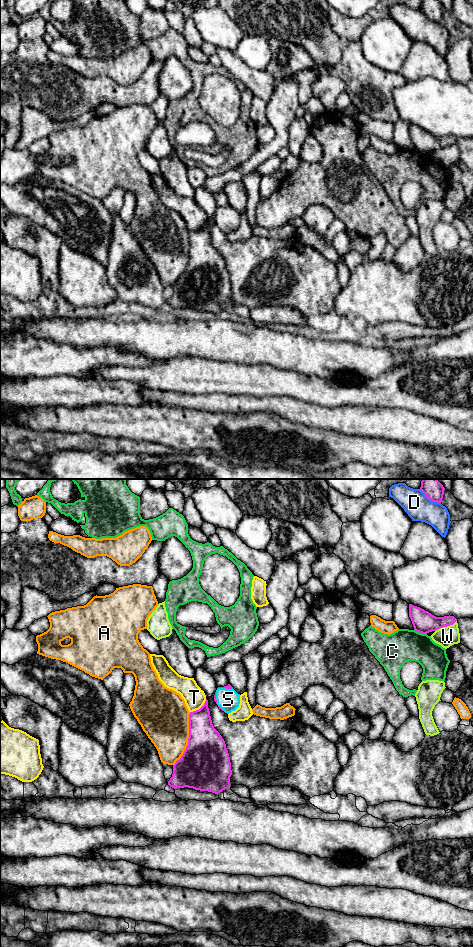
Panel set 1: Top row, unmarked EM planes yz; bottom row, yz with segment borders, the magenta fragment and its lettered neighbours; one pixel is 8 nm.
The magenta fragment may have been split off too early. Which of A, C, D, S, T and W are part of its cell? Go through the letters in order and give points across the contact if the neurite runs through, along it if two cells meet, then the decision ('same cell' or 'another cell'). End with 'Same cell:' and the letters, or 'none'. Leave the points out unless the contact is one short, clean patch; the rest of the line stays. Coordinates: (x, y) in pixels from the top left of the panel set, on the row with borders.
A: another cell
C: another cell
D: another cell
S: same cell
T: another cell
W: another cell
Same cell: S

